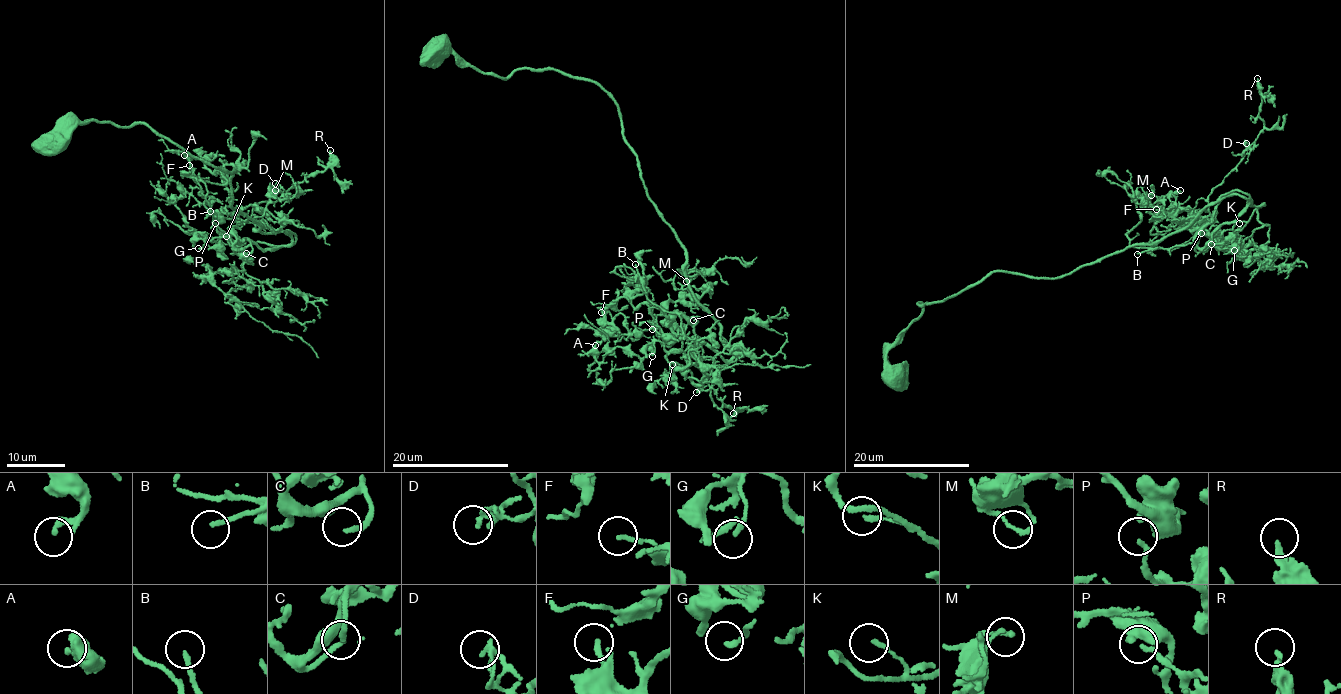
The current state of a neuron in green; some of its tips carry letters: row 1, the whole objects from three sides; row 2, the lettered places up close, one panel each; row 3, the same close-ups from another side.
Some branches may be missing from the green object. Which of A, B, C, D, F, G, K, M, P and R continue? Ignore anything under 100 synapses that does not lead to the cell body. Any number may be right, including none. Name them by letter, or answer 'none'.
C

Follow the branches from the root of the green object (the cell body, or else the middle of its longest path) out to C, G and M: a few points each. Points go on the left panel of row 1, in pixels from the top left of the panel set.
C: (53, 144), (93, 120), (141, 123), (233, 171), (229, 207), (256, 232), (291, 240), (246, 253)
G: (53, 144), (93, 120), (141, 123), (233, 171), (229, 207), (256, 232), (291, 240), (198, 248)
M: (53, 144), (93, 120), (148, 126), (233, 171), (229, 207), (256, 232), (271, 229), (246, 221), (275, 190)

